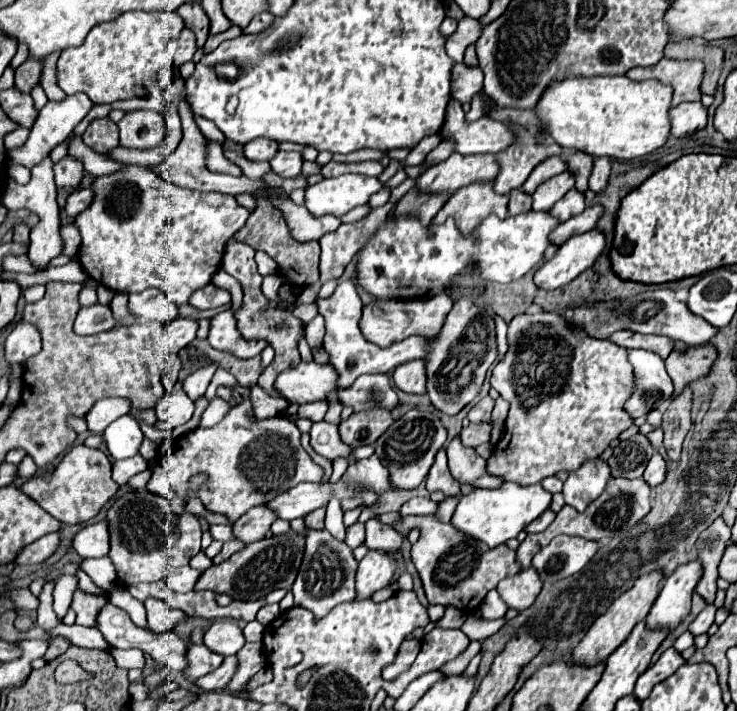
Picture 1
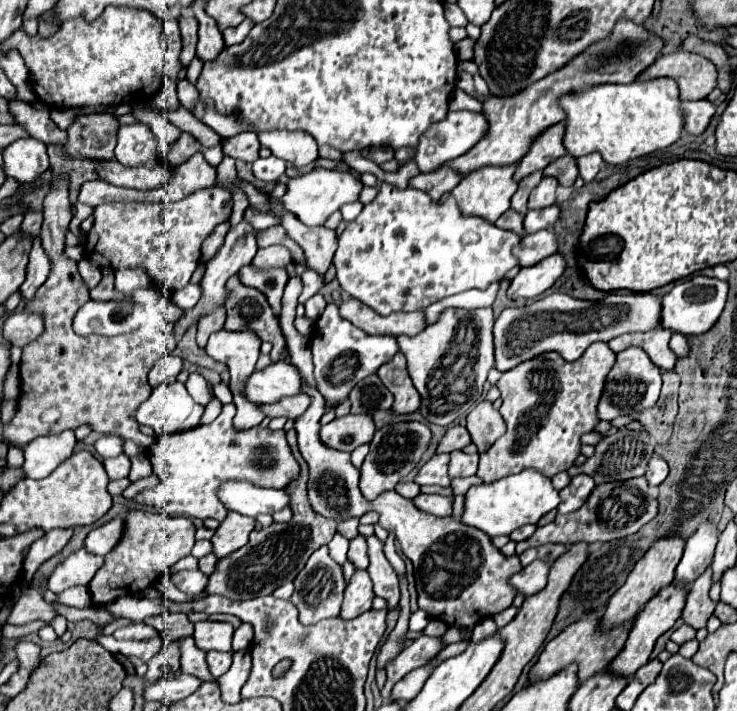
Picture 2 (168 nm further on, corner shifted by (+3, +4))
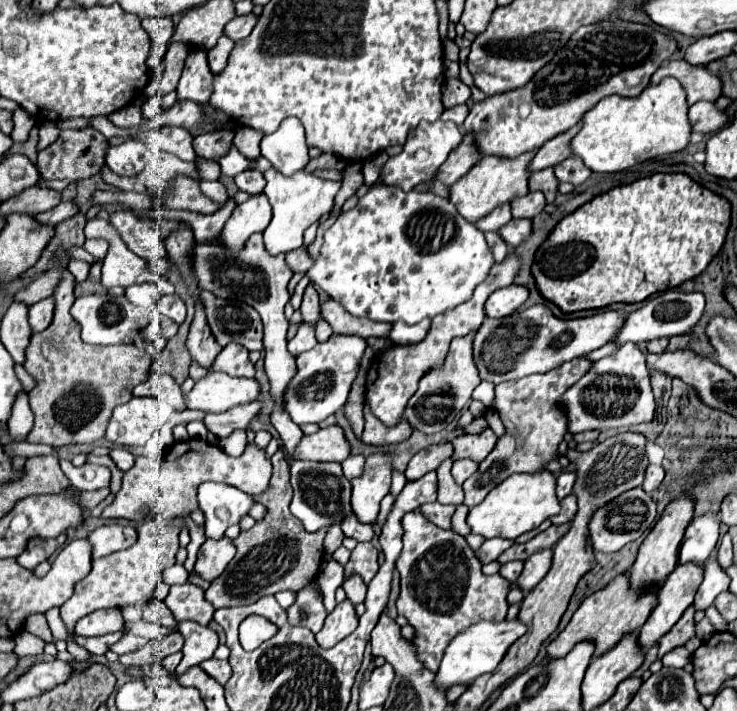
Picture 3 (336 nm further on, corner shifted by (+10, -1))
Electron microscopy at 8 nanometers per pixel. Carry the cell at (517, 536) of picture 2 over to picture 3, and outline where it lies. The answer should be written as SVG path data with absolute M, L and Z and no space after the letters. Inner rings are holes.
M490 538L490 540L486 540L486 542L482 544L482 548L480 548L480 552L476 552L476 556L478 556L478 560L480 560L482 564L488 564L488 562L496 560L496 558L498 558L504 550L508 550L512 544L514 544L514 540Z

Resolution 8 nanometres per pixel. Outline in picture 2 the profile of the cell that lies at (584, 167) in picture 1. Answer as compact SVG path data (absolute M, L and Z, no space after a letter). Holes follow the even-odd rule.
M565 155L563 159L555 159L555 163L549 163L547 169L543 169L543 175L555 177L563 187L571 187L579 173L575 167L575 159L571 155Z

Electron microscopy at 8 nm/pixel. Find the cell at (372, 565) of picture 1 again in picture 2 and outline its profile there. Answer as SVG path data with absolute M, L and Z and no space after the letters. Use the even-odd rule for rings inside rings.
M355 571L349 585L345 587L345 599L341 605L341 619L355 619L367 609L371 609L371 601L375 595L371 595L371 577L367 571Z

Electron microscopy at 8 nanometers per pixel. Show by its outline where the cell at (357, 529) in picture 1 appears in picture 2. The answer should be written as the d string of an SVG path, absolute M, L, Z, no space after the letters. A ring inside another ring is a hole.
M357 535L357 537L351 541L347 559L355 565L355 571L357 571L357 569L367 569L367 567L369 567L369 557L367 557L367 543L365 543L365 537Z

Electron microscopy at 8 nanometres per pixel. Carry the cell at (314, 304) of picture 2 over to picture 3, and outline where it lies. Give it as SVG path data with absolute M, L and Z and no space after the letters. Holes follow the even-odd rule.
M300 322L296 336L288 342L288 352L290 352L292 356L298 356L298 354L302 354L304 350L310 350L314 344L316 344L316 330L314 330L312 326Z

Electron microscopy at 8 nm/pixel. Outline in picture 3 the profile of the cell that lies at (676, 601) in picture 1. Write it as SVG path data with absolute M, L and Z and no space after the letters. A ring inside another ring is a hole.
M712 514L694 518L690 522L690 526L686 528L684 540L680 544L678 562L680 564L694 562L694 564L702 566L706 562L706 558L710 556L710 552L716 548L718 528L720 528L720 522Z

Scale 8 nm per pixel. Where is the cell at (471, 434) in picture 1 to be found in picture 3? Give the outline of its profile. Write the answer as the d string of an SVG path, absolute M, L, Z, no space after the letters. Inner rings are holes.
M440 442L440 444L434 444L434 446L428 446L428 448L420 450L420 452L410 460L410 464L408 464L406 472L404 472L406 478L408 478L408 480L418 480L418 478L424 476L426 472L436 470L442 460L446 460L446 458L452 456L452 452L454 452L452 442L448 442L448 444Z

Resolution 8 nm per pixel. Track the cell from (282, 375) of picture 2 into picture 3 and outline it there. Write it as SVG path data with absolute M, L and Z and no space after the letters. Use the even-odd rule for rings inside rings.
M210 372L206 378L196 382L192 392L186 396L186 406L220 414L232 406L254 402L258 396L260 382L256 378L232 378L224 372Z

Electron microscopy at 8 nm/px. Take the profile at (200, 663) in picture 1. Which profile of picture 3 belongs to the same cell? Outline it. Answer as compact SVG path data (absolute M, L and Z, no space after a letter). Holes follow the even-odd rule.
M208 658L208 660L204 660L204 664L200 664L200 668L220 684L226 684L230 680L230 676L232 676L232 668L230 668L228 660Z

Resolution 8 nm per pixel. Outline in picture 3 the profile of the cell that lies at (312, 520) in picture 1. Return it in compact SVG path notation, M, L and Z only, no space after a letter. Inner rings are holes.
M282 448L272 456L272 466L274 474L270 480L270 488L264 494L256 496L256 502L262 502L268 508L268 514L262 522L256 522L256 526L248 532L240 532L240 536L234 540L238 548L236 556L226 566L222 576L212 580L210 588L206 590L206 600L214 608L254 604L258 598L276 594L280 590L298 592L320 570L326 528L320 528L318 532L306 532L304 526L290 514L290 468Z

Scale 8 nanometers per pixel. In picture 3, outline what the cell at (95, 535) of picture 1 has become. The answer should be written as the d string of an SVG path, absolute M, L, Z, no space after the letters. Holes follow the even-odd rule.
M100 526L94 532L90 532L88 542L92 544L92 556L102 558L106 554L130 548L136 542L136 530L132 526Z

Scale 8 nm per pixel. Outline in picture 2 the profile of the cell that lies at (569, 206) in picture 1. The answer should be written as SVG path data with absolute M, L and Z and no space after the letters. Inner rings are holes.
M551 205L547 209L527 211L523 219L523 227L525 227L525 233L535 233L541 229L549 229L557 219L559 219L559 207Z

